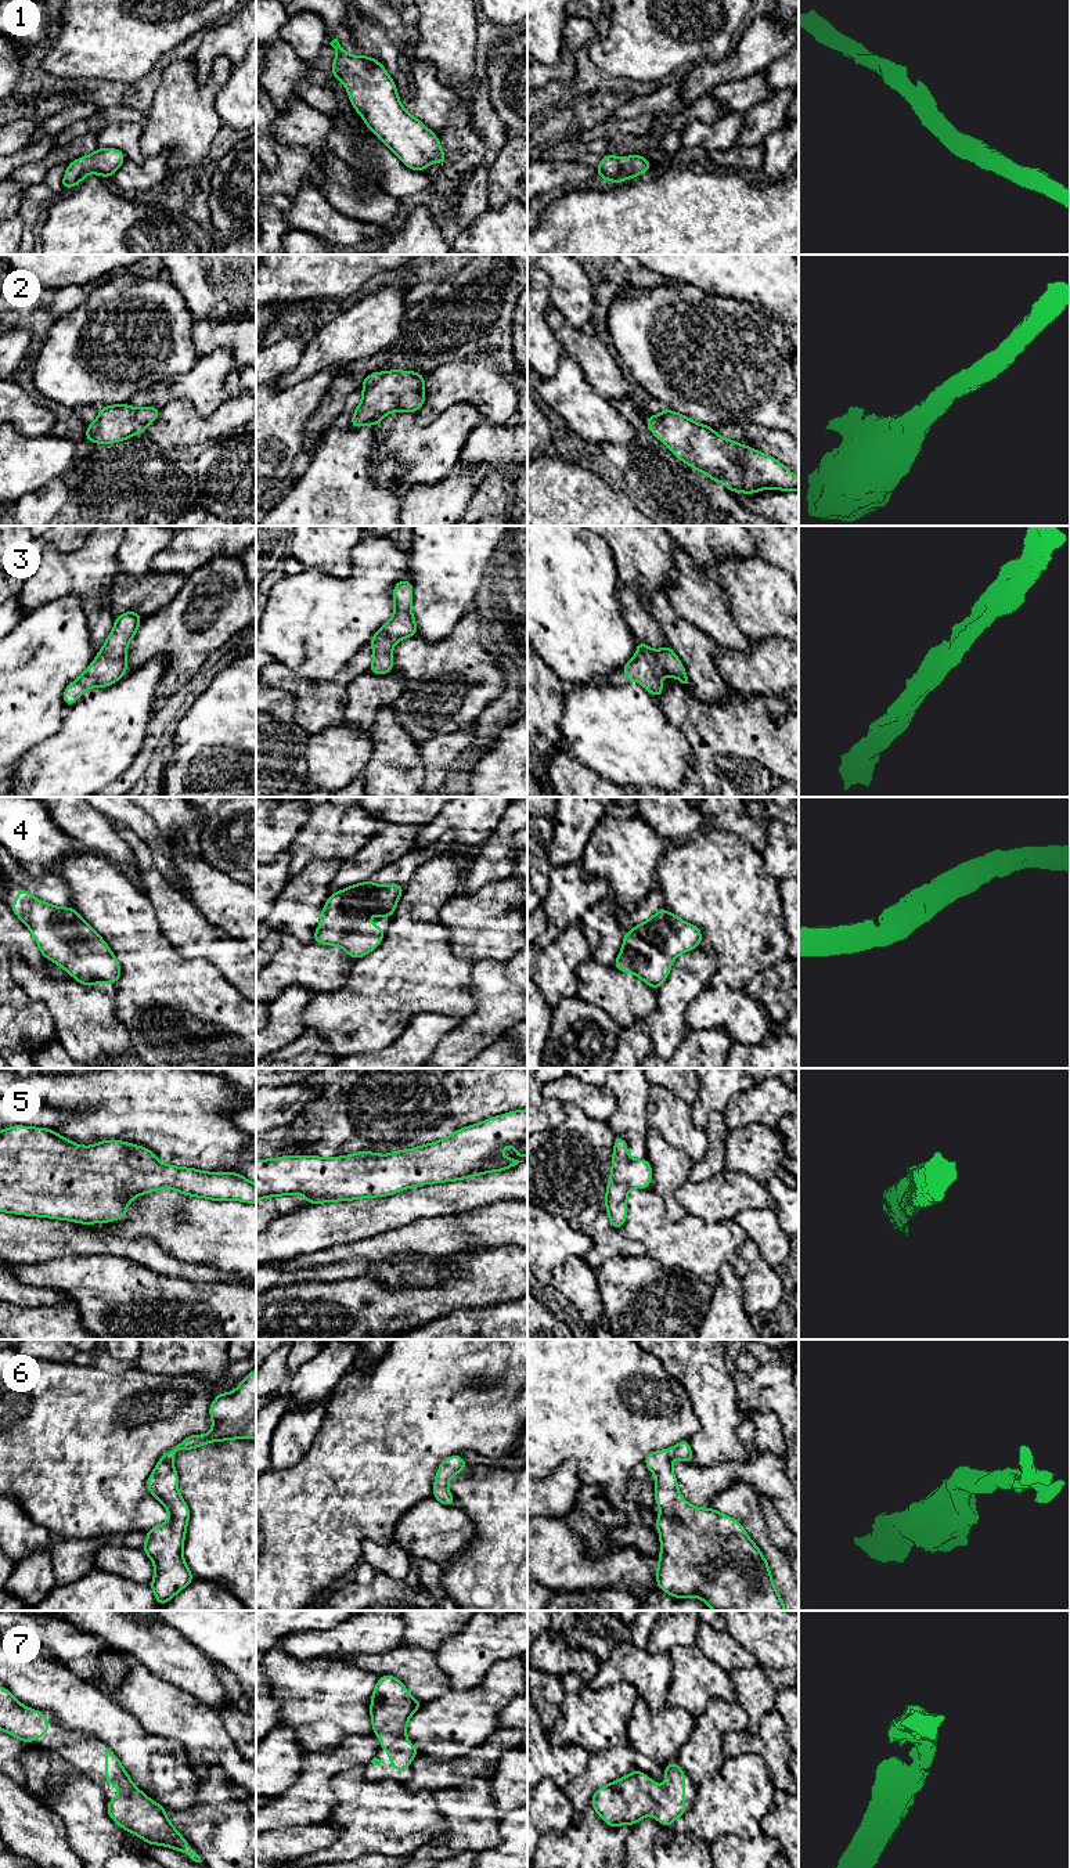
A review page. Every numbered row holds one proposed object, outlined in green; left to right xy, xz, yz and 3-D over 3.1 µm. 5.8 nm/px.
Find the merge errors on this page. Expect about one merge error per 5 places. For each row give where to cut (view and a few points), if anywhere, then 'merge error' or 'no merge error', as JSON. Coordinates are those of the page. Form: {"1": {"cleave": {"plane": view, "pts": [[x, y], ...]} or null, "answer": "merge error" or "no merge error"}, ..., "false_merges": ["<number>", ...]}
{"1": {"cleave": null, "answer": "no merge error"}, "2": {"cleave": null, "answer": "no merge error"}, "3": {"cleave": null, "answer": "no merge error"}, "4": {"cleave": null, "answer": "no merge error"}, "5": {"cleave": null, "answer": "no merge error"}, "6": {"cleave": null, "answer": "no merge error"}, "7": {"cleave": null, "answer": "no merge error"}, "false_merges": []}

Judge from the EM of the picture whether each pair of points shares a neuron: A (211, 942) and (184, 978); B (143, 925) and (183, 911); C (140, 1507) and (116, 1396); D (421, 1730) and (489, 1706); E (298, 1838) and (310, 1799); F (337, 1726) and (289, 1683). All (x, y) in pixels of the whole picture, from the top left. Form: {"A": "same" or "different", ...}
{"A": "different", "B": "different", "C": "same", "D": "same", "E": "different", "F": "same"}

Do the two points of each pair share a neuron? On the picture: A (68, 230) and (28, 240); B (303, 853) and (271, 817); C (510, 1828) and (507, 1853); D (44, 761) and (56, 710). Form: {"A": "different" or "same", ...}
{"A": "different", "B": "different", "C": "same", "D": "different"}

